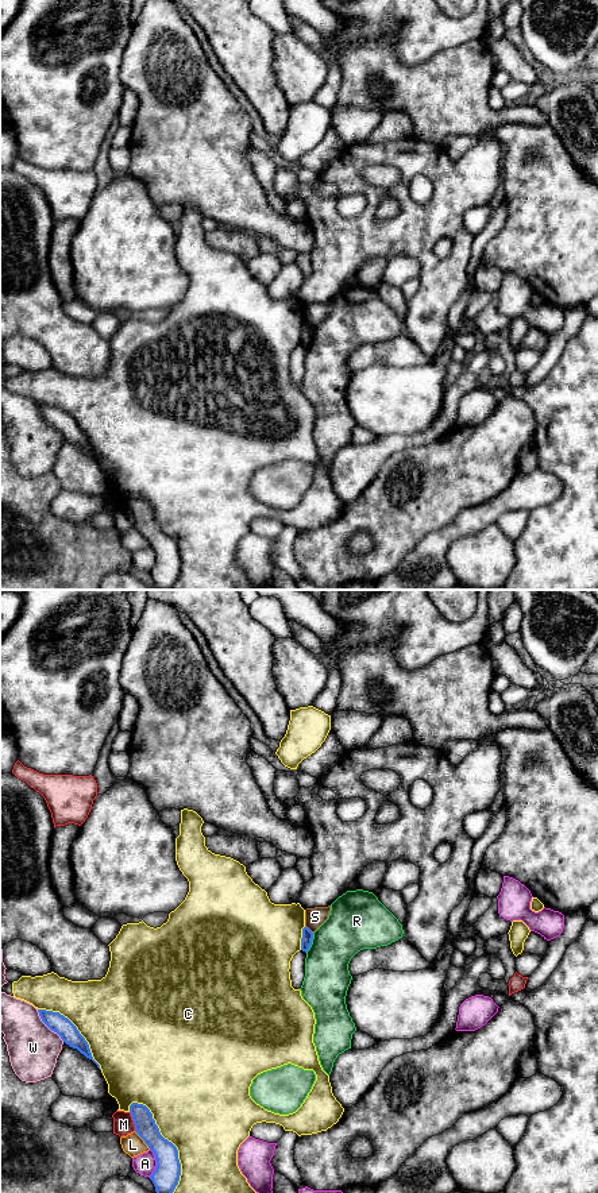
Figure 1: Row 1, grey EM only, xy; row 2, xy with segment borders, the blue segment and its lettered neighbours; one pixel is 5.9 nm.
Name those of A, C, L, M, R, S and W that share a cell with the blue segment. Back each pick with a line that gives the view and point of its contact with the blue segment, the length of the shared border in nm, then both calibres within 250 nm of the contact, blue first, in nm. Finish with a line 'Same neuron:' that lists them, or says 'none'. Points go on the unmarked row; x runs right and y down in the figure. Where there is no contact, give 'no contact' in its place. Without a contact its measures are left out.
Same neuron: none

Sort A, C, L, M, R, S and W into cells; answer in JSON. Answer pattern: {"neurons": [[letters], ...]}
{"neurons": [["A"], ["C"], ["L"], ["M"], ["R"], ["S"], ["W"]]}

